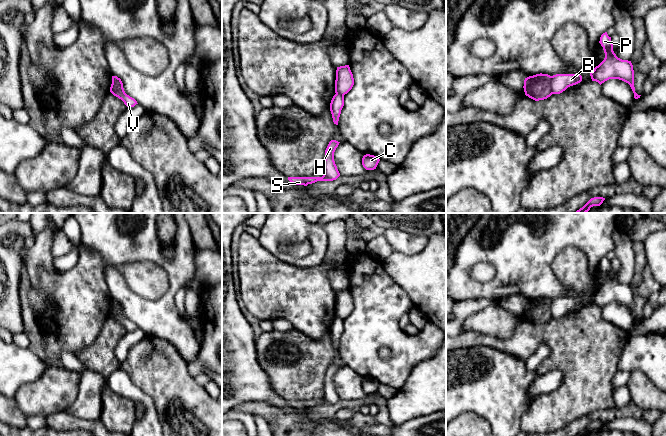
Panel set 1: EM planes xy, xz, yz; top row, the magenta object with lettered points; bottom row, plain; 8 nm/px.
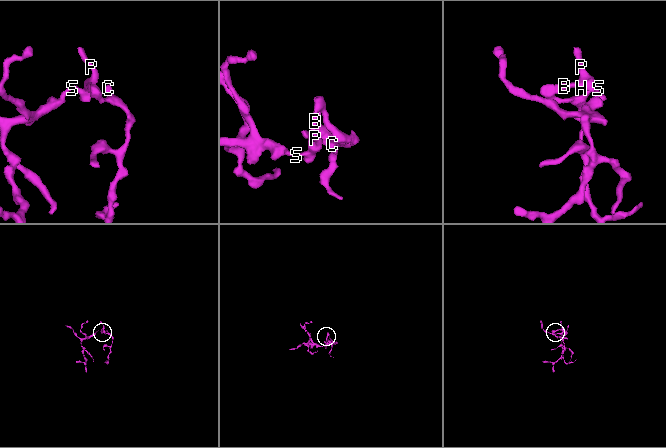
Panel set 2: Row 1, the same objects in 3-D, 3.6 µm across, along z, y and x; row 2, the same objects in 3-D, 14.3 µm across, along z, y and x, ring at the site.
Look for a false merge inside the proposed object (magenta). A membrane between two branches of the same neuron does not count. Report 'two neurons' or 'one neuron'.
two neurons

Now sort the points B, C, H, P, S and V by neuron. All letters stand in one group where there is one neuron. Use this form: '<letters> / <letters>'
B H P S / C V

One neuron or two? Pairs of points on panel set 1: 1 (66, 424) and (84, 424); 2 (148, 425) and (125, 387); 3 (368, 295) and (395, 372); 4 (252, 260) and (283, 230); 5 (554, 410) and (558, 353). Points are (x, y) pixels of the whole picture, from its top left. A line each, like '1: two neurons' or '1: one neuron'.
1: one neuron
2: one neuron
3: one neuron
4: two neurons
5: one neuron

